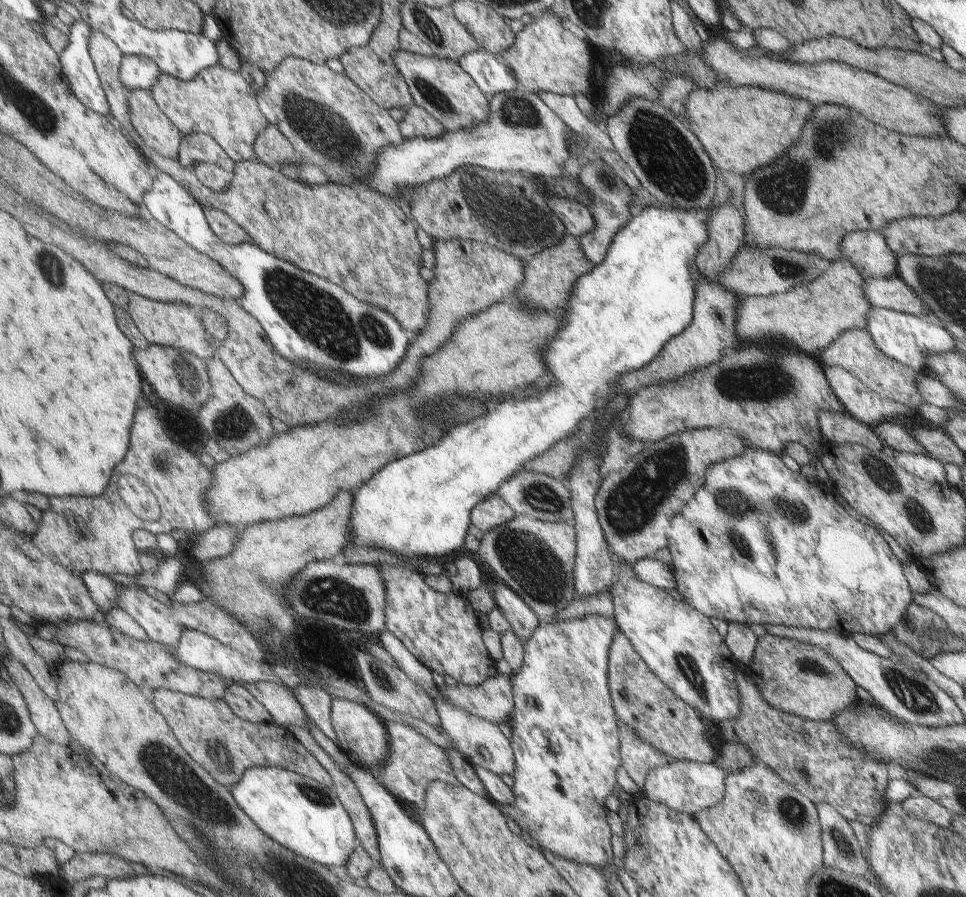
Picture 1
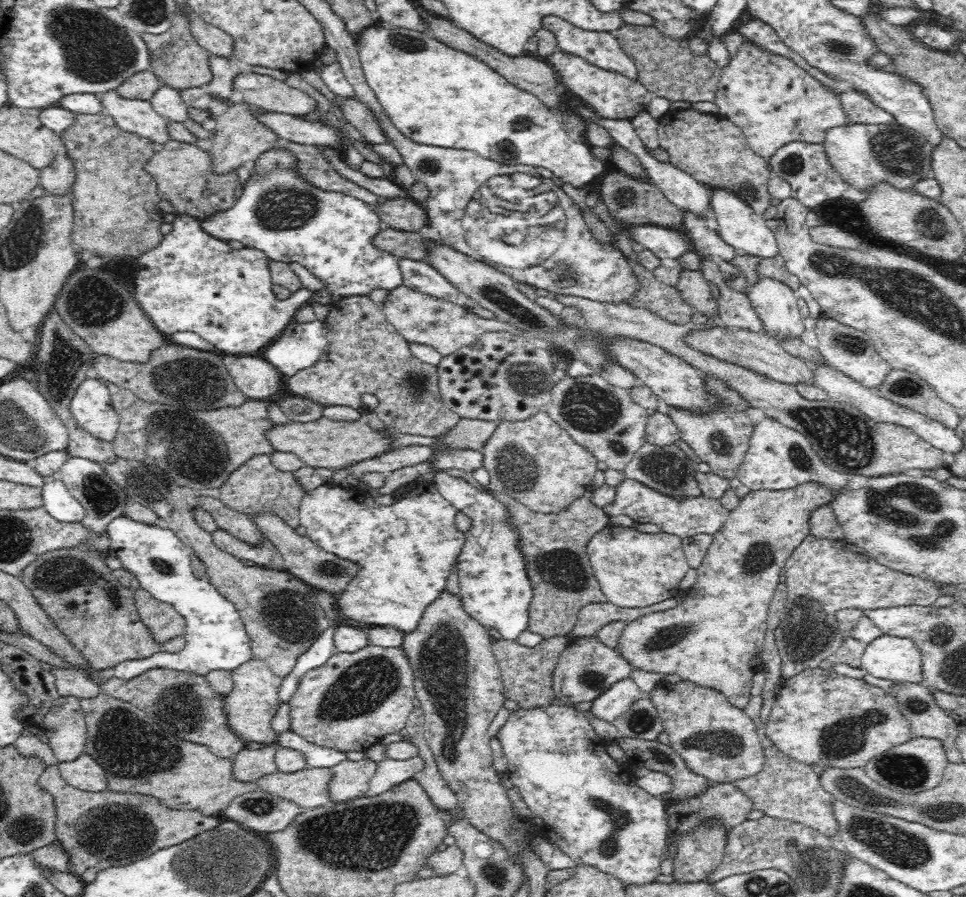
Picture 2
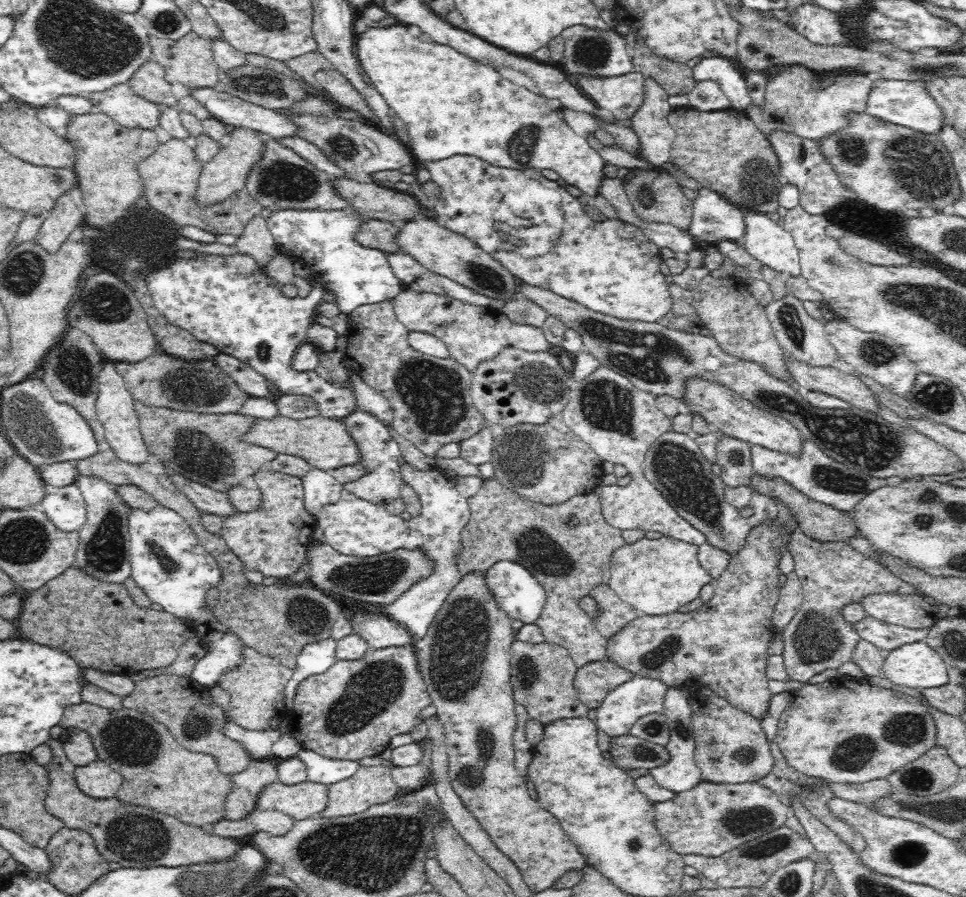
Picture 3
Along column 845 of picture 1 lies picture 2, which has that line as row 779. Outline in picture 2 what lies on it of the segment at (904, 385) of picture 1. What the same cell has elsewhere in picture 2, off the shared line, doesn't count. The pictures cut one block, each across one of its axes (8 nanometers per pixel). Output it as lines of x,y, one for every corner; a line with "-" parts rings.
344,760
332,768
332,782
328,786
332,804
342,804
352,798
366,796
370,790
370,780
378,772
378,762

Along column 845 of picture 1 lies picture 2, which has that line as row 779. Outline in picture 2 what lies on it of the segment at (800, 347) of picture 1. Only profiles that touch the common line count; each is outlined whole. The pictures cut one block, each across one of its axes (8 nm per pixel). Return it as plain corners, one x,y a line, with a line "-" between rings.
306,768
296,774
268,774
258,780
260,790
298,804
304,812
320,806
330,806
332,798
328,786
332,782
330,768

